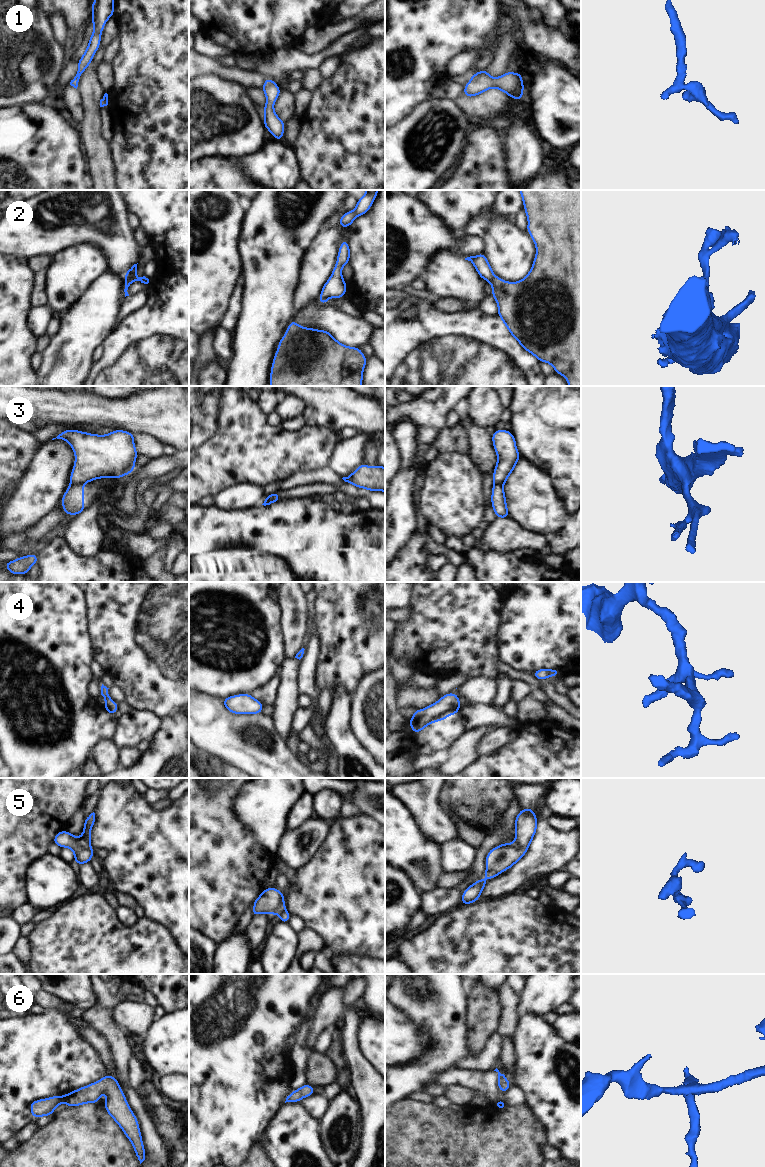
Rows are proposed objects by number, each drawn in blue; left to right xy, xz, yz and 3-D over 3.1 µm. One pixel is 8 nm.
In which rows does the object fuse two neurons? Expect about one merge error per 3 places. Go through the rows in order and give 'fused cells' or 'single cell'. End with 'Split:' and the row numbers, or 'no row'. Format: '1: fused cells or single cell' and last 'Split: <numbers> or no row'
1: single cell
2: fused cells
3: fused cells
4: single cell
5: single cell
6: single cell
Split: 2, 3

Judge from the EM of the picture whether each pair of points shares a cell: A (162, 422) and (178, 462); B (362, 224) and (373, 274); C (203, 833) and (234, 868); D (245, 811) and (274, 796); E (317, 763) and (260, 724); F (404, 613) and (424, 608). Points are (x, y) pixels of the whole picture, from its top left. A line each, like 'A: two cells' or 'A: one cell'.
A: two cells
B: one cell
C: one cell
D: one cell
E: two cells
F: two cells

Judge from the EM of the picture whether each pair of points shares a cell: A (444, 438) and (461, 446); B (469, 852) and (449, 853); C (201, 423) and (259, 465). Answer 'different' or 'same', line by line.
A: same
B: same
C: same

